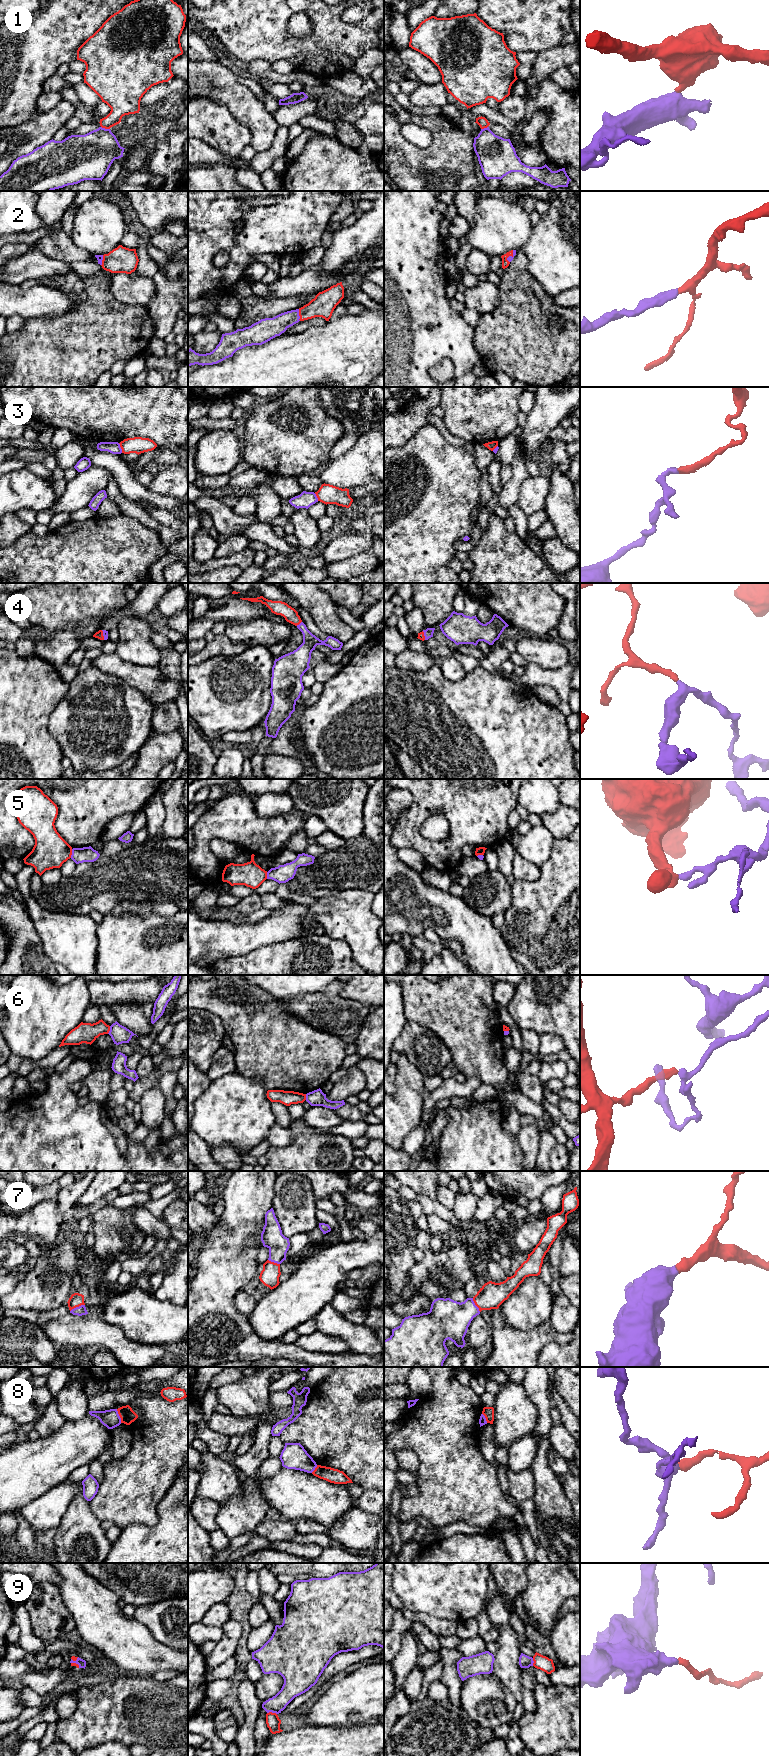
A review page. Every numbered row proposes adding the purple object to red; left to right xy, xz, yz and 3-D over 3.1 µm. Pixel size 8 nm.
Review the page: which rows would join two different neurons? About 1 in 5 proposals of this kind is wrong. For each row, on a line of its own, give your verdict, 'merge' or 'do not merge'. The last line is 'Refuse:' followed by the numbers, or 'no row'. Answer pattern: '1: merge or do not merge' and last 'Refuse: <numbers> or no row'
1: do not merge
2: merge
3: do not merge
4: merge
5: do not merge
6: do not merge
7: merge
8: do not merge
9: do not merge
Refuse: 1, 3, 5, 6, 8, 9

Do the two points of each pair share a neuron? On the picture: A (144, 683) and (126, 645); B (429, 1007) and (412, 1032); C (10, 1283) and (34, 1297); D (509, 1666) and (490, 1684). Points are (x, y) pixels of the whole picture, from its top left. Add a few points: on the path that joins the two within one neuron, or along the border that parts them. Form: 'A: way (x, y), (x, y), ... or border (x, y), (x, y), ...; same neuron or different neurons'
A: border (114, 653), (131, 663), (157, 667); different neurons
B: border (408, 1020), (413, 1020), (429, 1028), (437, 1035); different neurons
C: border (29, 1271), (10, 1293); different neurons
D: border (492, 1672), (513, 1694); different neurons

